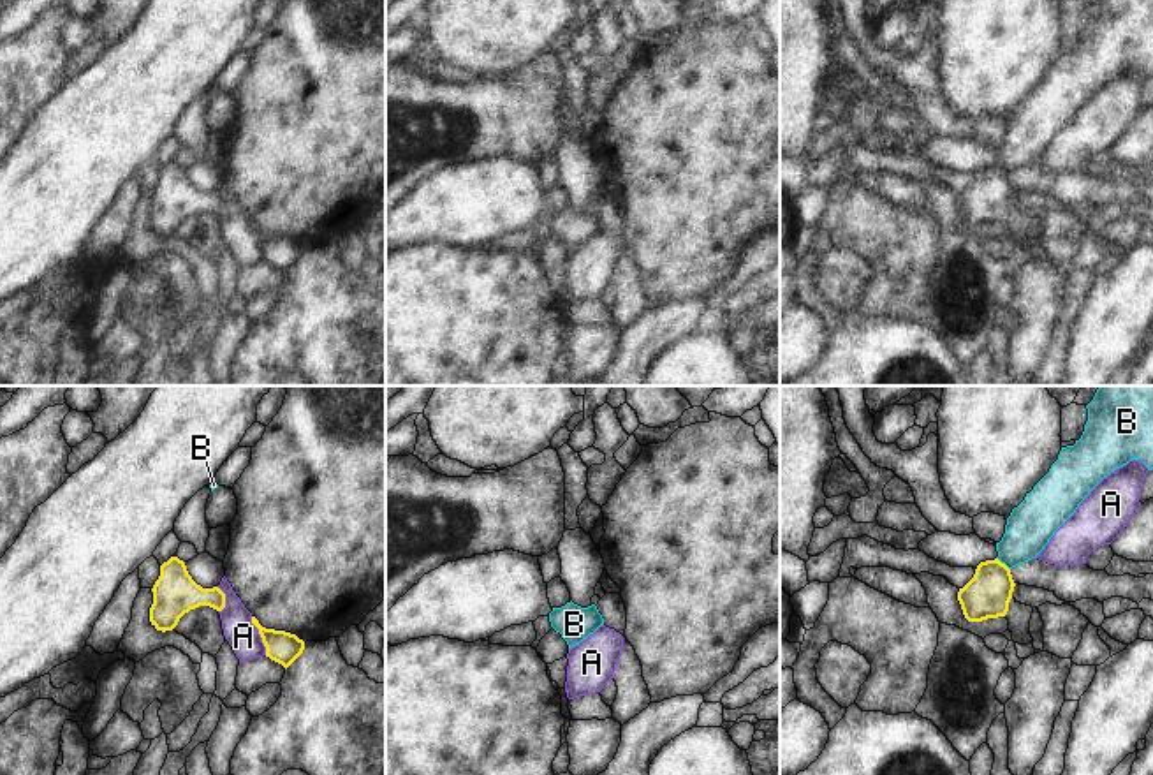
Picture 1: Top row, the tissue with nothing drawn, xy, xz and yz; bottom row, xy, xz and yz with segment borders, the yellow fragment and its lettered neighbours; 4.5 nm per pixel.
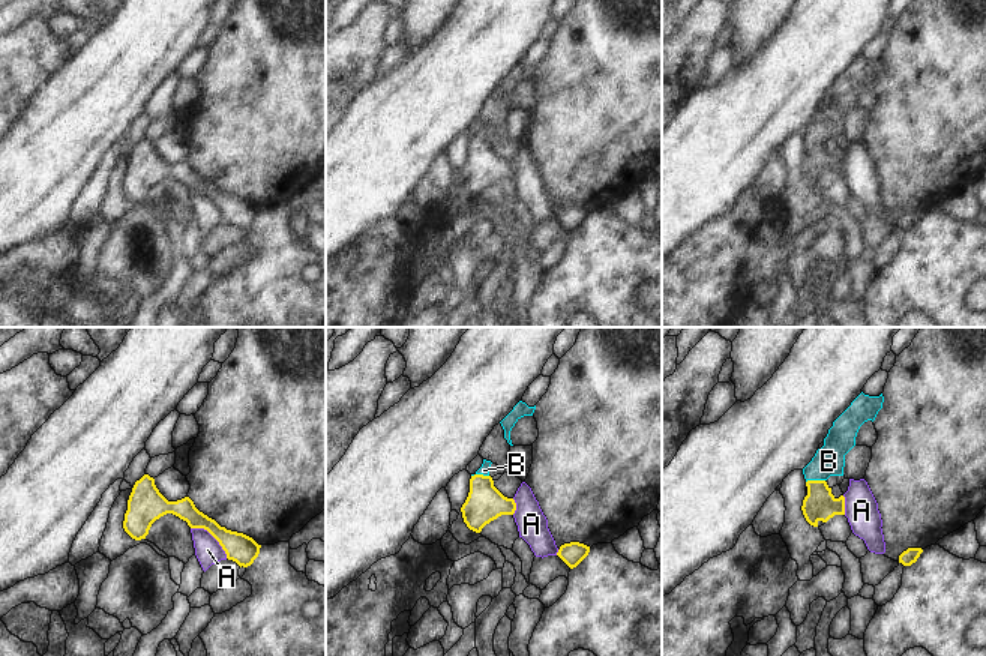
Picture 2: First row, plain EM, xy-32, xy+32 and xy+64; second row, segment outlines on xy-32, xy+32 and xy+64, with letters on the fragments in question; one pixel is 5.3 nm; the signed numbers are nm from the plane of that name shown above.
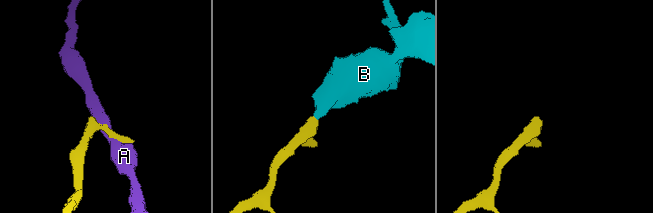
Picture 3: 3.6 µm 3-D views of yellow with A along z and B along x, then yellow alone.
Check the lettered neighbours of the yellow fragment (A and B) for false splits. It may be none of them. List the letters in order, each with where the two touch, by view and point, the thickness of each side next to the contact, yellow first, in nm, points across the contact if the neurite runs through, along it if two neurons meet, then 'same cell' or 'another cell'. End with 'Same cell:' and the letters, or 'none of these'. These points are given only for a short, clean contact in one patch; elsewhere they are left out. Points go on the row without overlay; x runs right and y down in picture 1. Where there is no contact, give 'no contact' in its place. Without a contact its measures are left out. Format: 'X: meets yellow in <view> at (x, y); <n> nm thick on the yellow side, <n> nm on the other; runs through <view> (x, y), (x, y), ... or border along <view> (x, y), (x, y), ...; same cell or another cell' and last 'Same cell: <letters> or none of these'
A: meets yellow in xy at (261, 242); 150 nm thick on the yellow side, 150 nm on the other; another cell
B: meets yellow in yz at (1004, 169); 200 nm thick on the yellow side, 220 nm on the other; runs through yz (986, 201), (993, 182), (1004, 169), (1032, 129); same cell
Same cell: B

